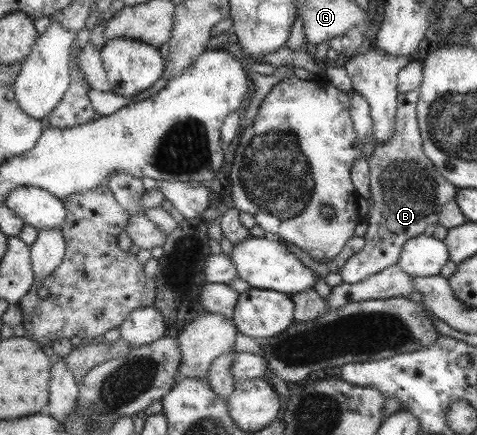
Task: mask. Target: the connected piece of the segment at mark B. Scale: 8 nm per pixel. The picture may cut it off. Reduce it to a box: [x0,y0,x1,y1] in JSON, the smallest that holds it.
[340,89,459,284]

